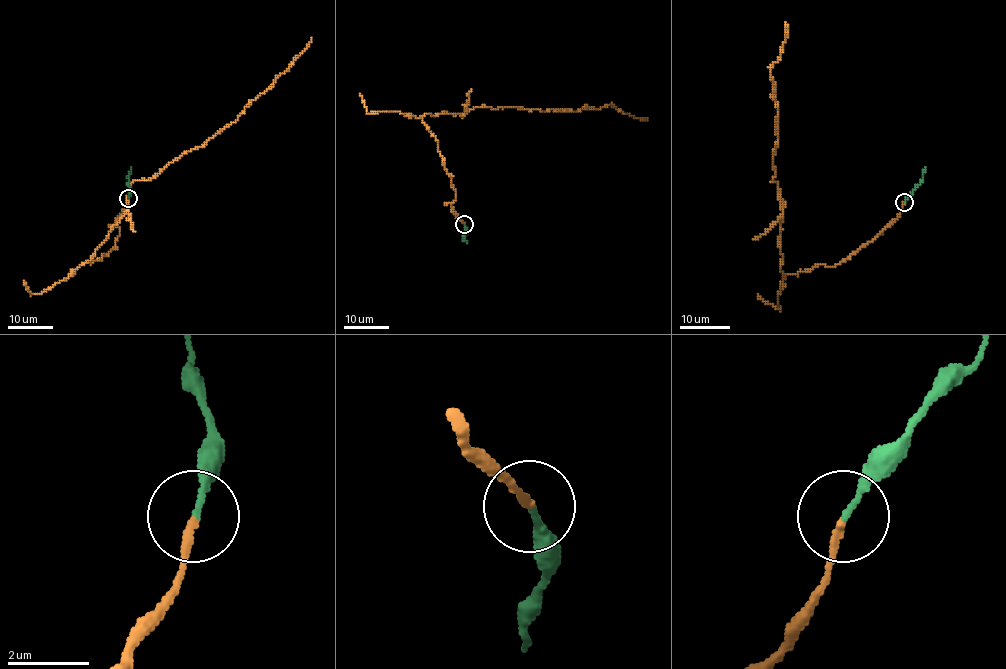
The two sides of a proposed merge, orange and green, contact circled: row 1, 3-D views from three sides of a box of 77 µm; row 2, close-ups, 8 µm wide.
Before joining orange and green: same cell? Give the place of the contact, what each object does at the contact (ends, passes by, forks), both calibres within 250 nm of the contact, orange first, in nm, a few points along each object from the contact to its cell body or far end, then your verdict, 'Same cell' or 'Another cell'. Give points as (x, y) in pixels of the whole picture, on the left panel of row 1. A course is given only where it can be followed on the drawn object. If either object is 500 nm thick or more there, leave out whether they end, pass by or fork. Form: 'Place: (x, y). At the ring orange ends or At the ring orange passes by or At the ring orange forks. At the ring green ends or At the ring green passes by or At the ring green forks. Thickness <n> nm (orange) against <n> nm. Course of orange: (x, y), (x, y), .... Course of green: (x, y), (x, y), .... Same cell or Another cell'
Place: (128, 198). At the ring orange ends. At the ring green ends. Thickness 190 nm (orange) against 140 nm. Course of orange: (128, 199), (116, 244), (86, 263), (125, 213), (135, 180), (151, 180), (232, 124), (311, 38). Course of green: (128, 199), (130, 186), (127, 177), (131, 167). Another cell

